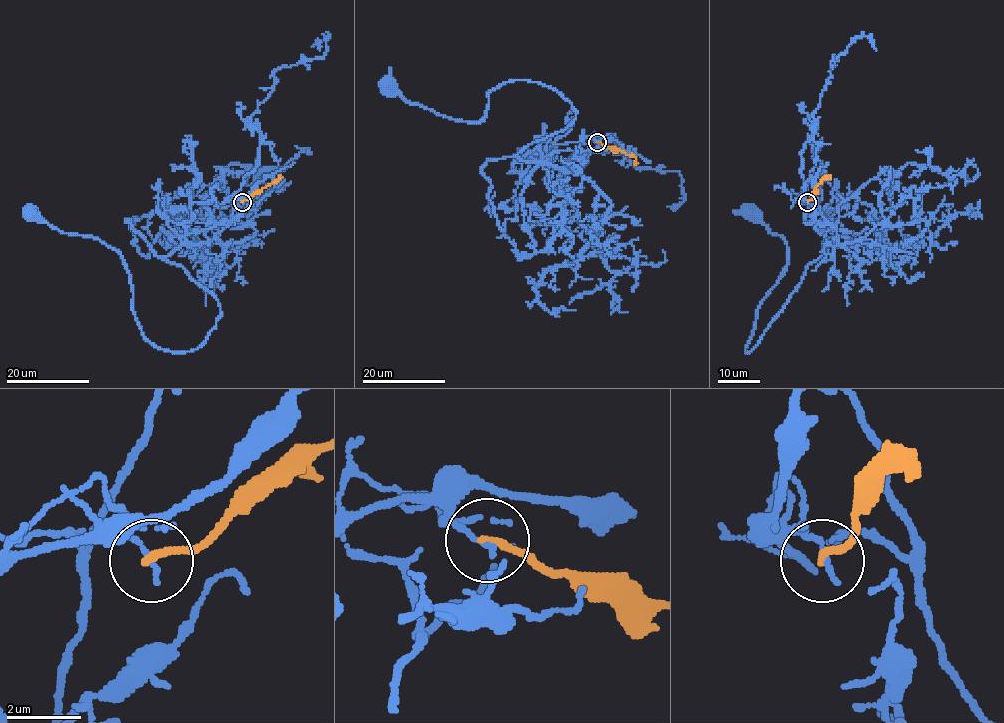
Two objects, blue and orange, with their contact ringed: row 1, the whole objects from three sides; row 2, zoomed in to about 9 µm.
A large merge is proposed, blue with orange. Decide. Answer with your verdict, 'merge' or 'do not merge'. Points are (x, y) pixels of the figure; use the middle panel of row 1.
do not merge

